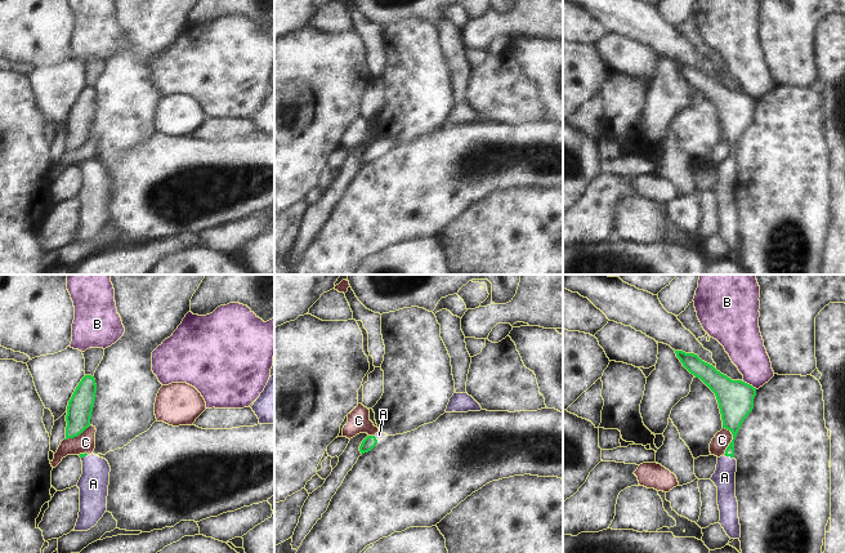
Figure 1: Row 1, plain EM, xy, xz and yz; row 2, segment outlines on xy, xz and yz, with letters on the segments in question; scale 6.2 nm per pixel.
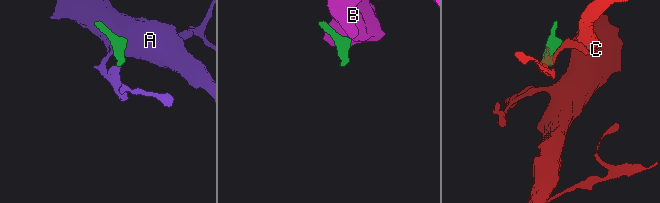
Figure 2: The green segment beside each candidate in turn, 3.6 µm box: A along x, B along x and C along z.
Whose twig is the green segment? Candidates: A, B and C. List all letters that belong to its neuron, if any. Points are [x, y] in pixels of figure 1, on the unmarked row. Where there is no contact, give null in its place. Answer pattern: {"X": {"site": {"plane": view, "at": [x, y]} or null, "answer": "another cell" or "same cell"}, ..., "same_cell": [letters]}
{"A": {"site": {"plane": "yz", "at": [729, 166]}, "answer": "same cell"}, "B": {"site": {"plane": "yz", "at": [749, 96]}, "answer": "another cell"}, "C": {"site": {"plane": "yz", "at": [732, 151]}, "answer": "another cell"}, "same_cell": ["A"]}

